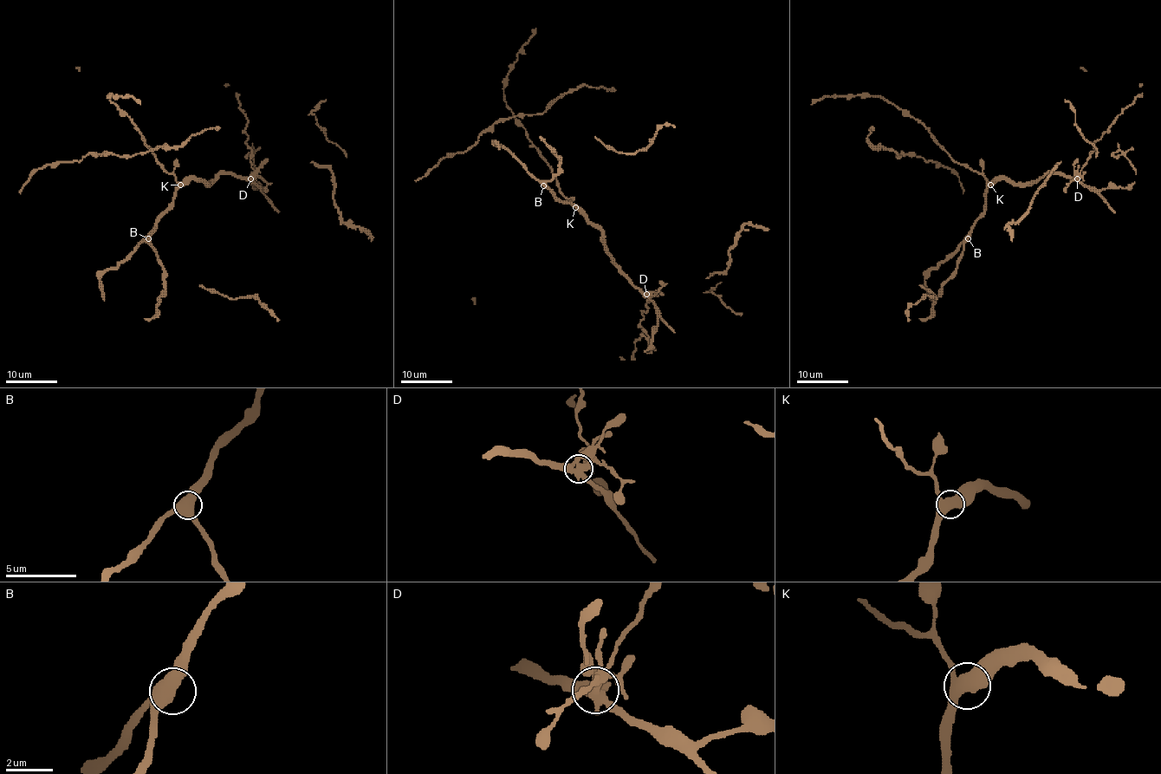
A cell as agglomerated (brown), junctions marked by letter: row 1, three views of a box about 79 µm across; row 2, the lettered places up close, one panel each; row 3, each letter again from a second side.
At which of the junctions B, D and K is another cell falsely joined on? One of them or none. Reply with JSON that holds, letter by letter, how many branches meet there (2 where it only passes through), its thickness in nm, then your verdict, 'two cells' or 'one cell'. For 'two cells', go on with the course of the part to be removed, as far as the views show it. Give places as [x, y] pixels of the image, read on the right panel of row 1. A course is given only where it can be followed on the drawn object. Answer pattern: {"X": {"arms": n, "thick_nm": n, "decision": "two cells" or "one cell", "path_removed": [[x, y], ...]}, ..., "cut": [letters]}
{"B": {"arms": 3, "thick_nm": 480, "decision": "one cell"}, "D": {"arms": 3, "thick_nm": 440, "decision": "two cells", "path_removed": [[1076, 179], [1093, 151], [1093, 145], [1142, 93], [1142, 85], [1139, 85]]}, "K": {"arms": 3, "thick_nm": 460, "decision": "one cell"}, "cut": ["D"]}

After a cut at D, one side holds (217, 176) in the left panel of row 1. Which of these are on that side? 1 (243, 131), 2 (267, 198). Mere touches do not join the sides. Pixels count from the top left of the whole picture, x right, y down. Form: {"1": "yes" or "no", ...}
{"1": "no", "2": "yes"}

